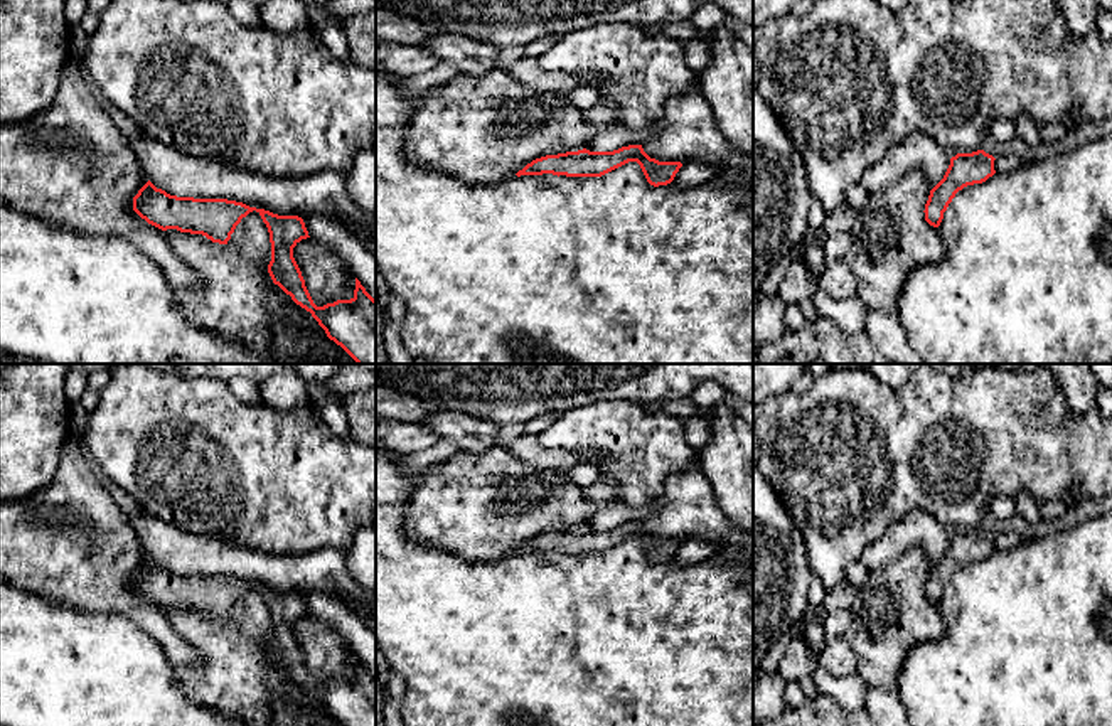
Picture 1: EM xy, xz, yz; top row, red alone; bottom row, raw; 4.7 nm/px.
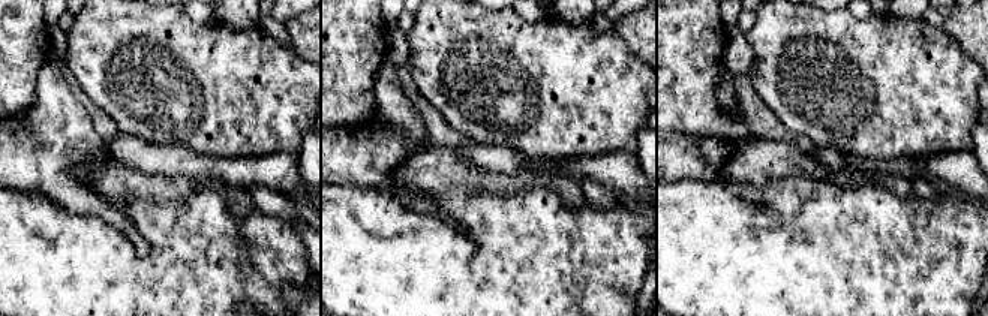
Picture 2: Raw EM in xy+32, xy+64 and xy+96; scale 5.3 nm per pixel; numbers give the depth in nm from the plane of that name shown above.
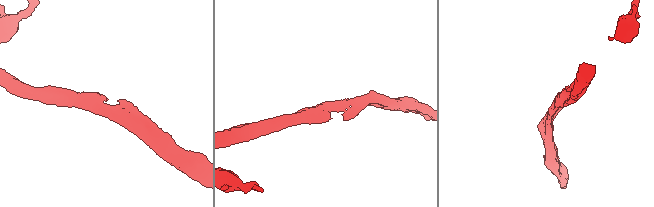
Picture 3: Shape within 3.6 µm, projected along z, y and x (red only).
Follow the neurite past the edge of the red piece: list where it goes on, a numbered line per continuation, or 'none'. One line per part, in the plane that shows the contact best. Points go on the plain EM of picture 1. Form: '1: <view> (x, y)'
none

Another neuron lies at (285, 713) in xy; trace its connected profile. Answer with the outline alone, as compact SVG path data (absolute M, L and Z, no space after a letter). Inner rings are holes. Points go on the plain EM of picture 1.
M291 699L271 701L271 726L342 726L323 709L312 709L297 704Z

